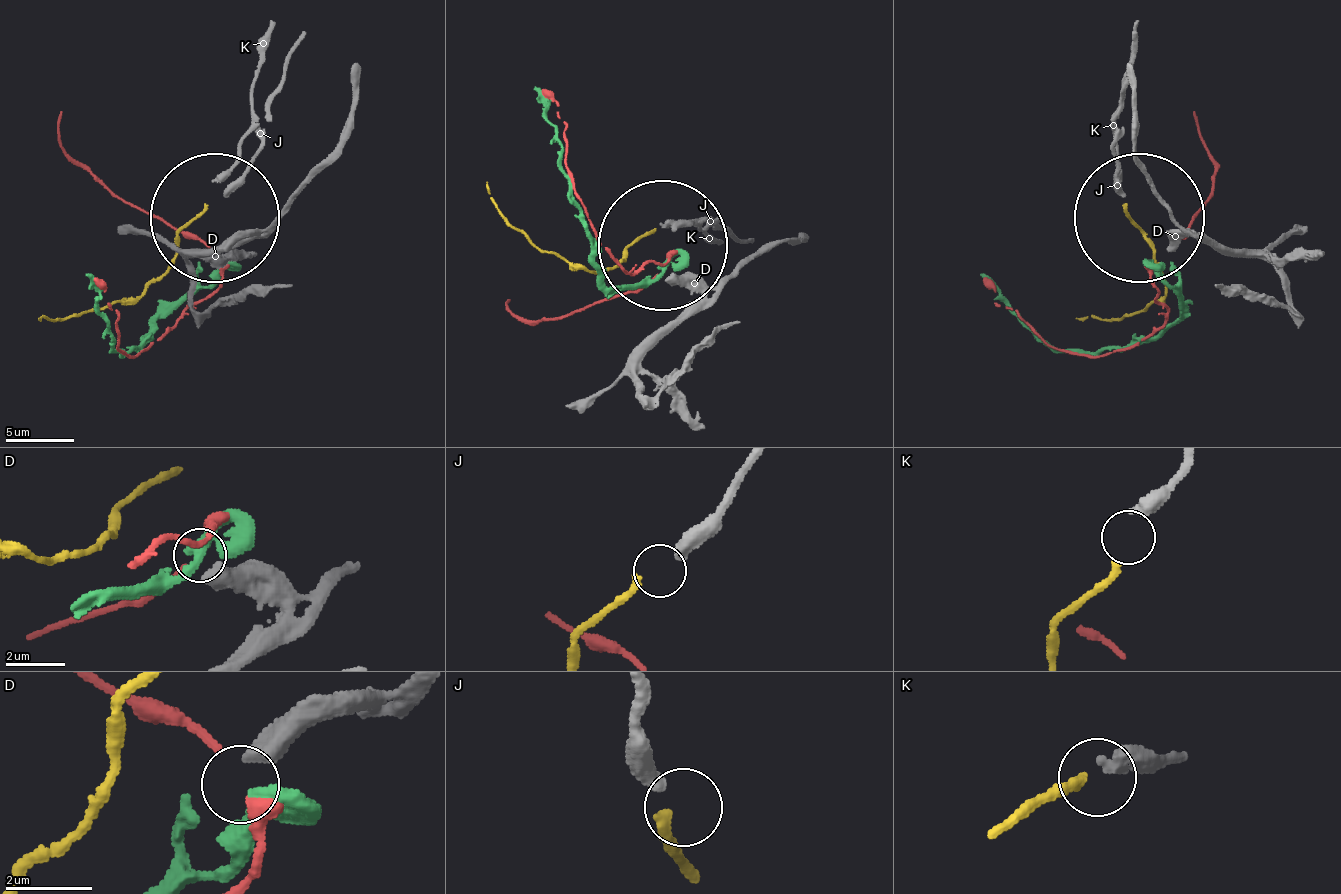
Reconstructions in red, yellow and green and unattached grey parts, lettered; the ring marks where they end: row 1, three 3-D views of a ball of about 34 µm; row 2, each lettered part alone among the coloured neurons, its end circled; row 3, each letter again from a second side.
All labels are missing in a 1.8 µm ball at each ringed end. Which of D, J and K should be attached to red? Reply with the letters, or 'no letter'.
no letter

